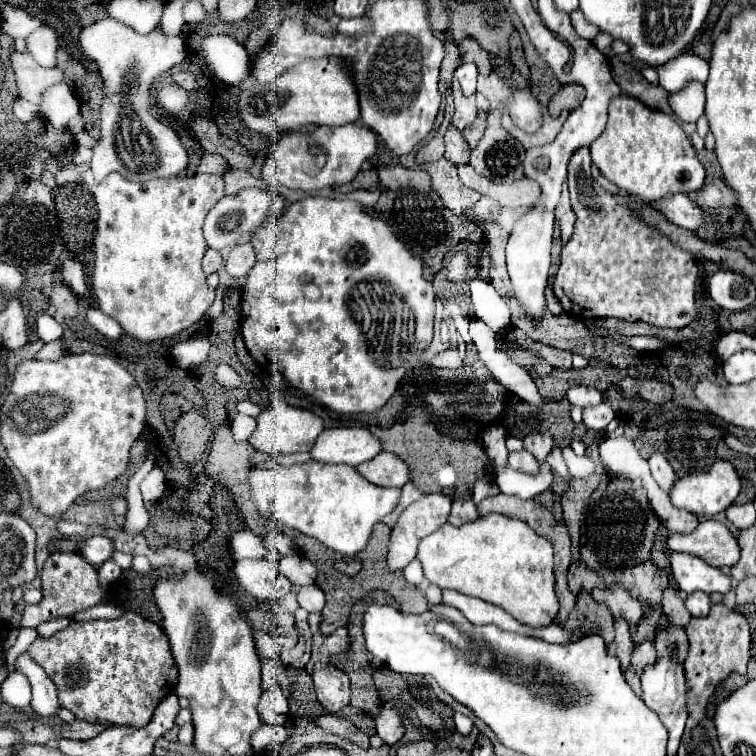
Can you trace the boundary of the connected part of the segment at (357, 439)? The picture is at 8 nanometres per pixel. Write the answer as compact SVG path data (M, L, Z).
M328 428L310 450L312 460L324 464L358 466L372 460L382 450L378 438L366 428Z

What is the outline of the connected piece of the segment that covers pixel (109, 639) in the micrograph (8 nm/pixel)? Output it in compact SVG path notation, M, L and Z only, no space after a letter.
M126 612L116 620L70 622L66 630L60 630L50 638L34 640L28 648L28 654L44 668L48 678L56 684L60 704L74 712L78 720L86 720L92 724L126 724L134 728L146 726L158 702L174 692L178 678L166 634L154 622L144 620L136 612Z

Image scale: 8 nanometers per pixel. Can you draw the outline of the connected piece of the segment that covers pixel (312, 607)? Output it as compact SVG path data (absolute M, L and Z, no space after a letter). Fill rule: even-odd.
M310 584L310 586L302 586L298 590L298 604L308 612L320 612L326 604L326 598L318 586Z

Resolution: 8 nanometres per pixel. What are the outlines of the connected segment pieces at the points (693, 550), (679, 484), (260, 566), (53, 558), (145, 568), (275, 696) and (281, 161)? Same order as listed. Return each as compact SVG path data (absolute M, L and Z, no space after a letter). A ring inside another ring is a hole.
M706 520L690 534L670 534L668 548L672 552L686 552L706 560L710 566L734 566L740 560L740 546L734 534L716 520Z
M716 460L708 470L702 472L690 472L678 478L670 490L670 502L672 506L678 506L680 510L690 510L696 516L712 516L718 512L724 512L734 498L740 492L740 478L730 462Z
M238 560L234 564L236 584L256 600L282 600L292 592L292 582L272 560Z
M54 552L48 556L42 568L42 602L34 606L26 606L22 614L22 626L38 626L42 622L50 622L50 618L72 618L78 608L90 608L96 604L96 588L98 588L98 572L92 564L88 564L80 554L64 554Z
M134 556L134 560L132 560L132 570L138 572L138 574L150 574L154 568L152 568L152 564L148 562L148 558L144 558L144 556Z
M268 688L262 692L258 712L266 724L284 724L288 714L288 702L282 694L282 688Z
M350 122L344 126L318 126L312 132L290 132L283 135L270 147L270 154L262 166L262 178L270 184L282 184L286 188L296 188L304 192L320 190L326 186L338 186L352 182L360 172L360 166L376 156L378 136L368 126ZM312 148L320 148L320 154L314 154Z

